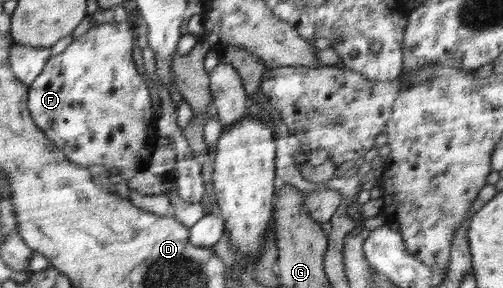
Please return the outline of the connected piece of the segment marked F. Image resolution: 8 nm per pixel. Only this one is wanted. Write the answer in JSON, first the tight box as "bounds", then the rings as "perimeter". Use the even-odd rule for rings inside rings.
{"bounds":[28,20,159,180],"perimeter":[[[127,20],[95,25],[61,54],[51,57],[28,91],[28,110],[32,119],[69,162],[84,168],[99,164],[125,180],[150,169],[151,156],[158,148],[159,137],[155,131],[157,119],[152,111],[148,87],[144,78],[138,75],[132,58],[136,41],[134,24]]]}

